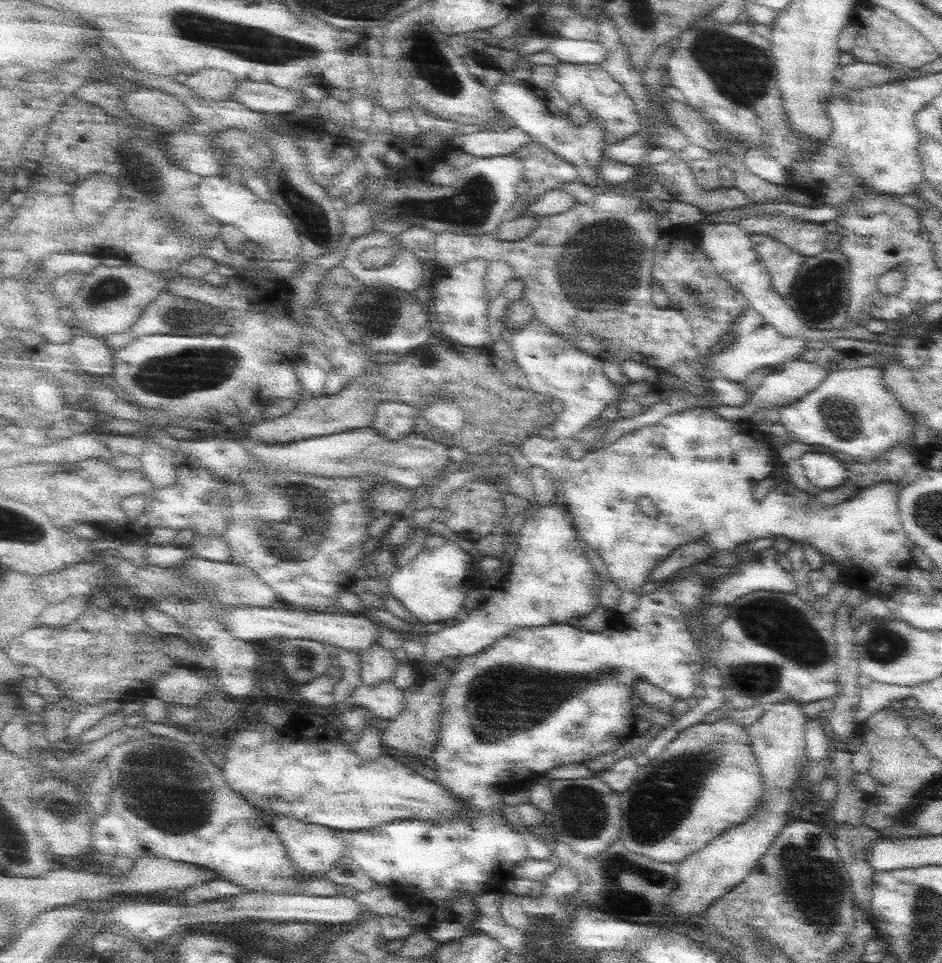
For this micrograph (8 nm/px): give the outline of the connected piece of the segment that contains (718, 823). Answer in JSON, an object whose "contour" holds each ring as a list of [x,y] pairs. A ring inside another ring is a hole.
{"contour":[[[730,718],[696,723],[680,731],[655,759],[638,769],[638,777],[621,793],[620,840],[626,850],[661,863],[681,863],[724,831],[744,821],[760,806],[764,778],[748,740],[746,727]]]}

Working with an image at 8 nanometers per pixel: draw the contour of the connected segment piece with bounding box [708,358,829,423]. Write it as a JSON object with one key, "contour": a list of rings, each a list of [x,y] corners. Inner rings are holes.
{"contour":[[[798,358],[793,361],[788,361],[773,372],[765,372],[763,374],[762,383],[751,393],[750,398],[746,400],[744,406],[714,406],[708,409],[710,409],[710,411],[716,411],[720,417],[724,417],[724,419],[732,423],[745,419],[750,420],[754,412],[758,411],[760,408],[774,409],[774,407],[776,407],[776,409],[782,410],[786,405],[796,402],[809,392],[812,392],[812,390],[816,390],[816,388],[824,382],[824,378],[826,378],[828,374],[828,370],[817,366],[815,362],[812,366],[809,366],[806,361]]]}

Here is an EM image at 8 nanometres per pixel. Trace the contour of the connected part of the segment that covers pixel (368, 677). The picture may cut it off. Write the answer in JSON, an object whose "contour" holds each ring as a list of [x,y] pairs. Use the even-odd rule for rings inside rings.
{"contour":[[[380,643],[370,649],[359,652],[361,682],[366,685],[376,685],[382,681],[394,680],[397,659],[394,652],[386,649]]]}

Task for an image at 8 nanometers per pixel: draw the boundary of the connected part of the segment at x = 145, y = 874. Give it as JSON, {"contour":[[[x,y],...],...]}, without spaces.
{"contour":[[[146,856],[135,861],[133,867],[125,873],[122,892],[146,894],[178,890],[181,894],[190,886],[206,884],[220,875],[208,867],[182,863],[166,857]]]}

